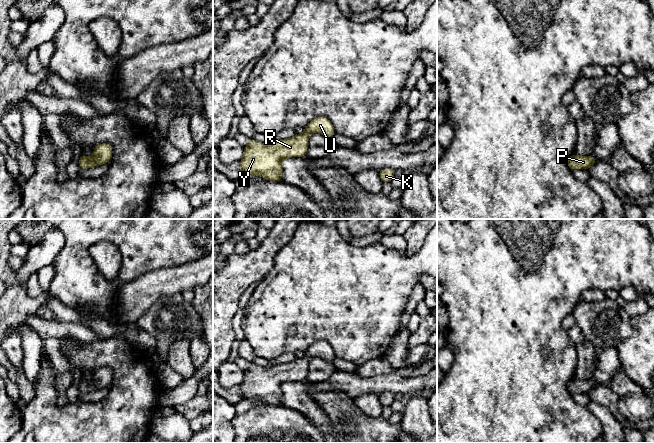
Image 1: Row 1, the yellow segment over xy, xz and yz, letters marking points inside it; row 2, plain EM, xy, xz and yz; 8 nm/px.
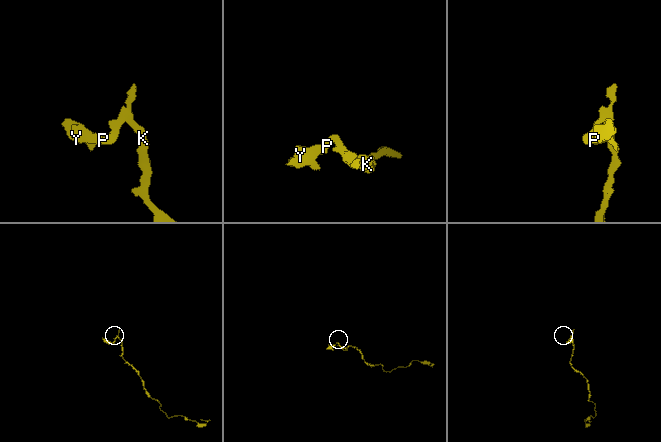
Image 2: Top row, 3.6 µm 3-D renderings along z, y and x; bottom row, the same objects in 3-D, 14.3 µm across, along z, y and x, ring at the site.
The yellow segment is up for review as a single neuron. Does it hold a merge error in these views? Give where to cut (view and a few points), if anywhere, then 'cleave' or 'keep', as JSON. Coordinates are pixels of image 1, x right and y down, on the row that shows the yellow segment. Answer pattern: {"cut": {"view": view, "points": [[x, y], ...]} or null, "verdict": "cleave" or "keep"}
{"cut": null, "verdict": "keep"}

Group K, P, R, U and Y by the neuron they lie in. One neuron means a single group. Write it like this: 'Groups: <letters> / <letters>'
Groups: K P R U Y

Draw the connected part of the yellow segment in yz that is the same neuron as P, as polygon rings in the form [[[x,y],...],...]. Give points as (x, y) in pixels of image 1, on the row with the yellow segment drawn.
[[[572,154],[567,158],[567,166],[573,171],[574,169],[590,169],[597,162],[596,157],[589,155],[579,156]]]

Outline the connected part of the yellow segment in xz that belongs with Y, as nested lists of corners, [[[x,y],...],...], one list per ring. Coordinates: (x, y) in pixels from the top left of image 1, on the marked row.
[[[317,117],[304,127],[302,134],[296,134],[292,138],[270,143],[249,139],[239,162],[243,175],[258,175],[265,180],[281,182],[282,161],[291,157],[305,156],[309,136],[313,133],[320,133],[332,139],[335,128],[328,118]]]

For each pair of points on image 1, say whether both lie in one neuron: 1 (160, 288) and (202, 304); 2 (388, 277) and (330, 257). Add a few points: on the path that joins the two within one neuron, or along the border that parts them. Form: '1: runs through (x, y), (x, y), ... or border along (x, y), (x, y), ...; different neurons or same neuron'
1: border along (202, 284), (192, 289); different neurons
2: runs through (374, 277), (350, 277), (344, 271); same neuron

